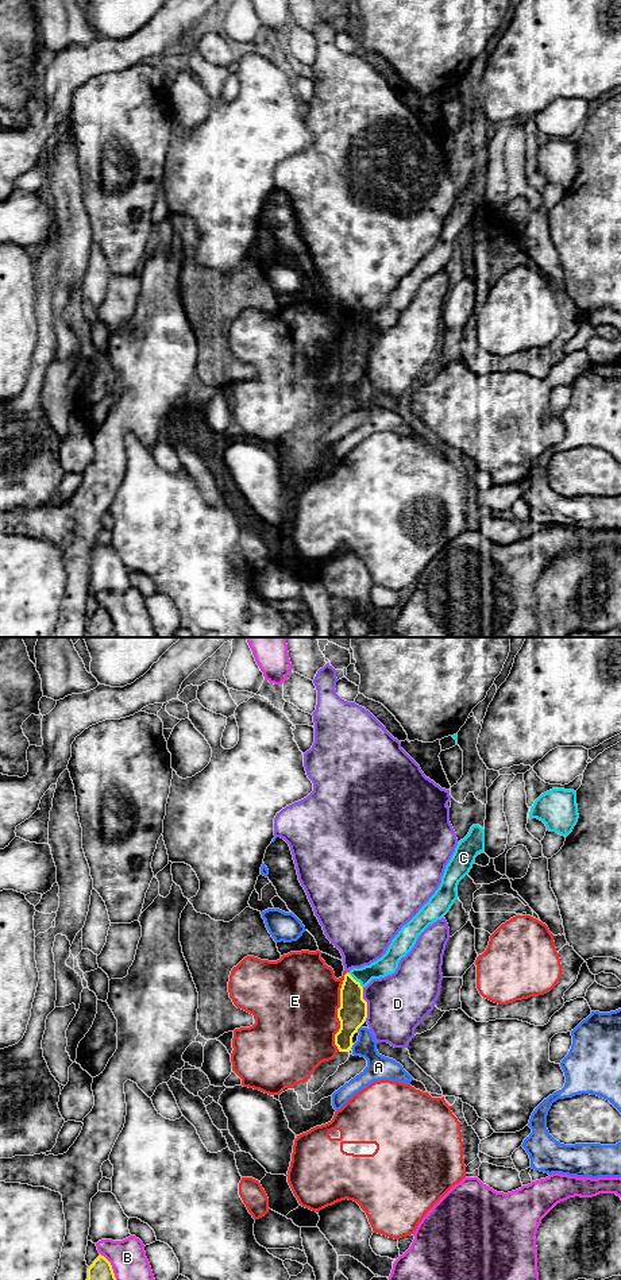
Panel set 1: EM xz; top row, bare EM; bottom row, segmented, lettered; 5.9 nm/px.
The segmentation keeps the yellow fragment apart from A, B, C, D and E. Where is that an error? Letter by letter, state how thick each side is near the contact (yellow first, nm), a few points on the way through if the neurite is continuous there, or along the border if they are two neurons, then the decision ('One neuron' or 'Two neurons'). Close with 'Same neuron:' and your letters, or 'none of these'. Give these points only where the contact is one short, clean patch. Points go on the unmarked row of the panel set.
A: Thickness 170 nm (yellow) against 130 nm. Two neurons
B: Thickness 190 nm (yellow) against 220 nm. Two neurons
C: Thickness 170 nm (yellow) against 120 nm. Path across: xz (353, 363), (354, 331), (388, 316). One neuron
D: Thickness 170 nm (yellow) against 360 nm. Boundary: xz (362, 339), (362, 350), (366, 354), (366, 371). Two neurons
E: Thickness 170 nm (yellow) against 500 nm. Two neurons
Same neuron: C

